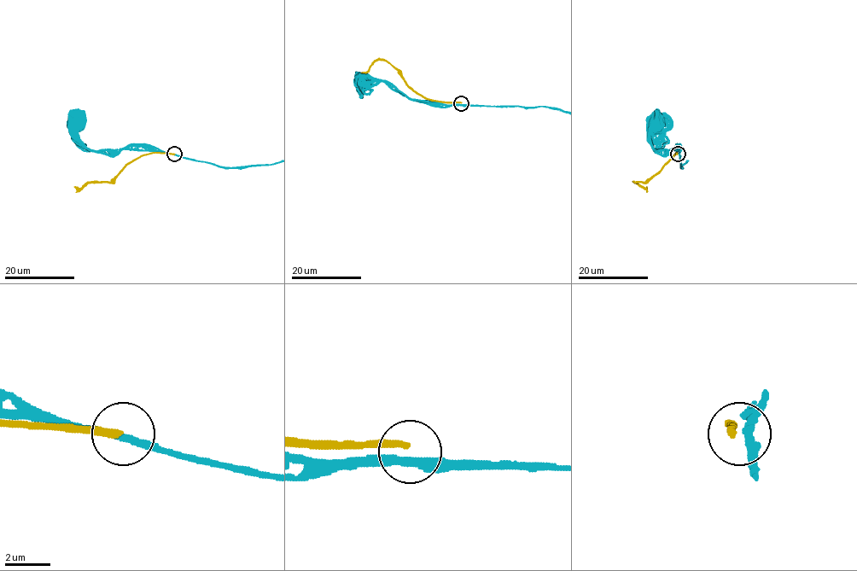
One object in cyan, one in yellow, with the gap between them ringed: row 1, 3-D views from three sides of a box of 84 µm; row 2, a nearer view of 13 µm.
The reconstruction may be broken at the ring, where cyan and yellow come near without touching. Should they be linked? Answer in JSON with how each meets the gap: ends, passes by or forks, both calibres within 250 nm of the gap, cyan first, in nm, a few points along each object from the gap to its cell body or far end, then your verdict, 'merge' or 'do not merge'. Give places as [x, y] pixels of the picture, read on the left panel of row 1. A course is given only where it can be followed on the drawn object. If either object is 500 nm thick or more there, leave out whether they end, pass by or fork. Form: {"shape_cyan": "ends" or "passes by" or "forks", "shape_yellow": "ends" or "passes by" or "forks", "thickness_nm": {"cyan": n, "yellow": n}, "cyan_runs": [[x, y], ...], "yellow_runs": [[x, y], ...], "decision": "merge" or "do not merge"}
{"shape_cyan": "passes by", "shape_yellow": "ends", "thickness_nm": {"cyan": 300, "yellow": 280}, "cyan_runs": [[175, 154], [150, 150], [90, 151], [79, 137], [77, 123], [73, 119], [72, 123]], "yellow_runs": [[175, 154], [141, 155], [130, 161], [110, 183], [90, 183], [80, 188], [74, 187]], "decision": "do not merge"}

